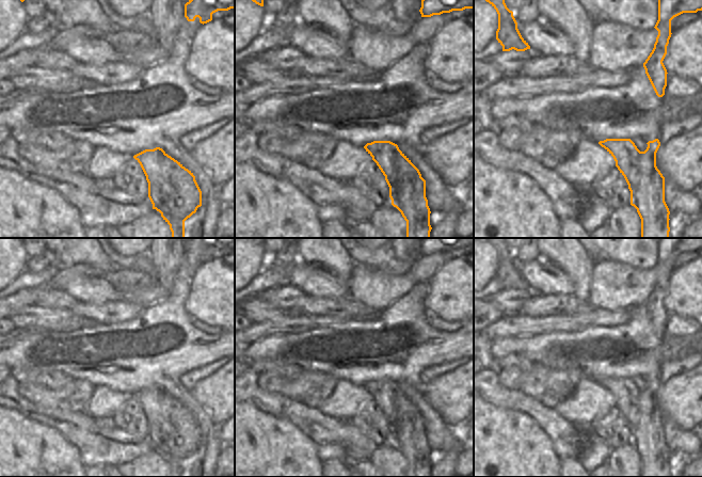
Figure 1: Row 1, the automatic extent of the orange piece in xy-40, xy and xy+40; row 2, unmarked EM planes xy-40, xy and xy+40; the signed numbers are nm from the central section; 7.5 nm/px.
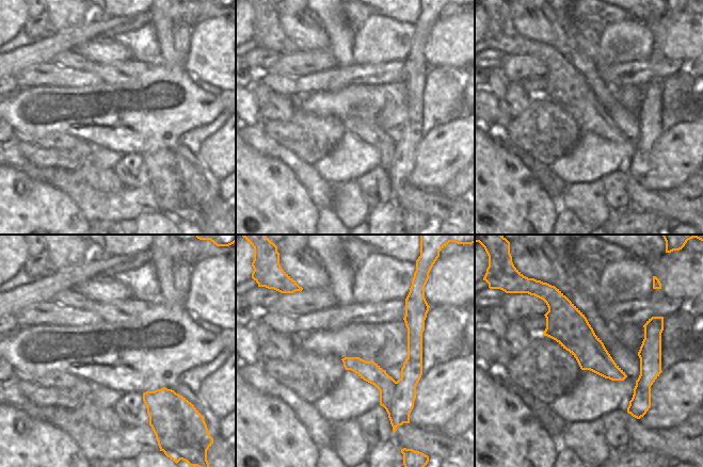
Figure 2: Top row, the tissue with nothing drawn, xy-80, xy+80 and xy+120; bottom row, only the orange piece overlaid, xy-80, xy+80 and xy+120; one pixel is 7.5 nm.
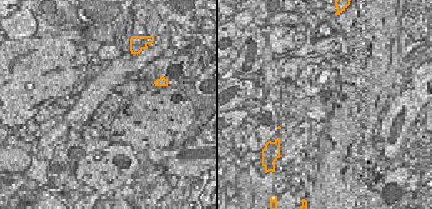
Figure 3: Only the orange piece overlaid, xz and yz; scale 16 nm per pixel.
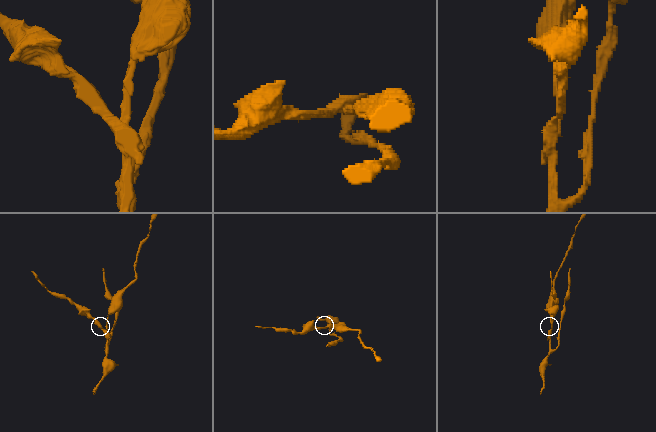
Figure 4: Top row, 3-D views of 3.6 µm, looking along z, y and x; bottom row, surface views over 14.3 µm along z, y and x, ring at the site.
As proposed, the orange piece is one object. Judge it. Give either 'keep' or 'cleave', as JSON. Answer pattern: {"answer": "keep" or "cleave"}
{"answer": "cleave"}

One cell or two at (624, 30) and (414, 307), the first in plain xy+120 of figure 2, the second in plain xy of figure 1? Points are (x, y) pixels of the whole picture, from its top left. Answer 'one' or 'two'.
two

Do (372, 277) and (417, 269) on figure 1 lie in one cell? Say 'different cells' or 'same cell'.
same cell

